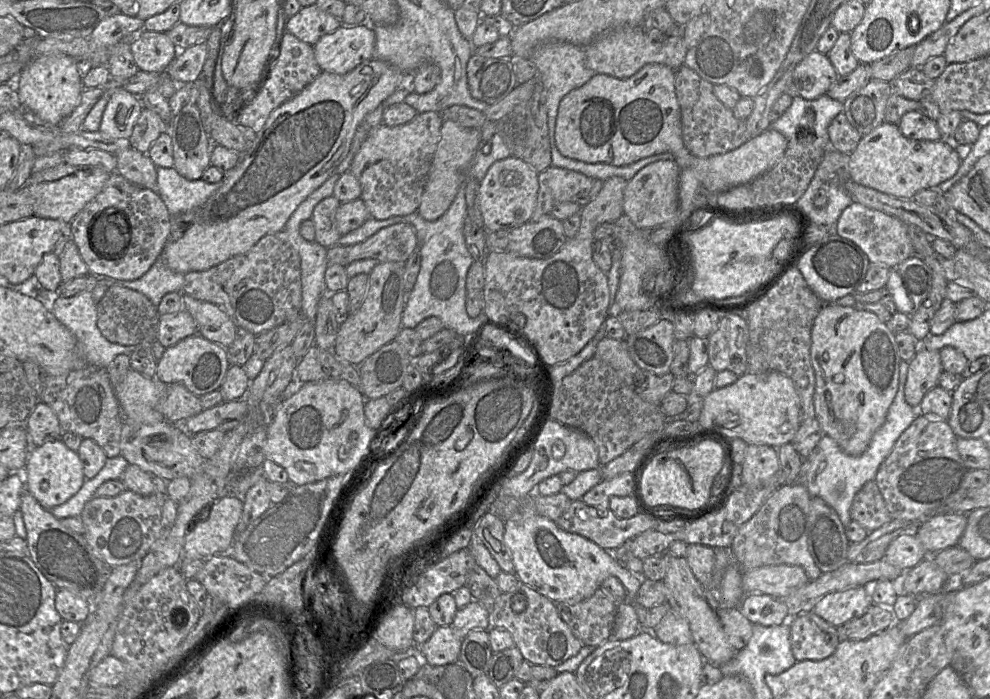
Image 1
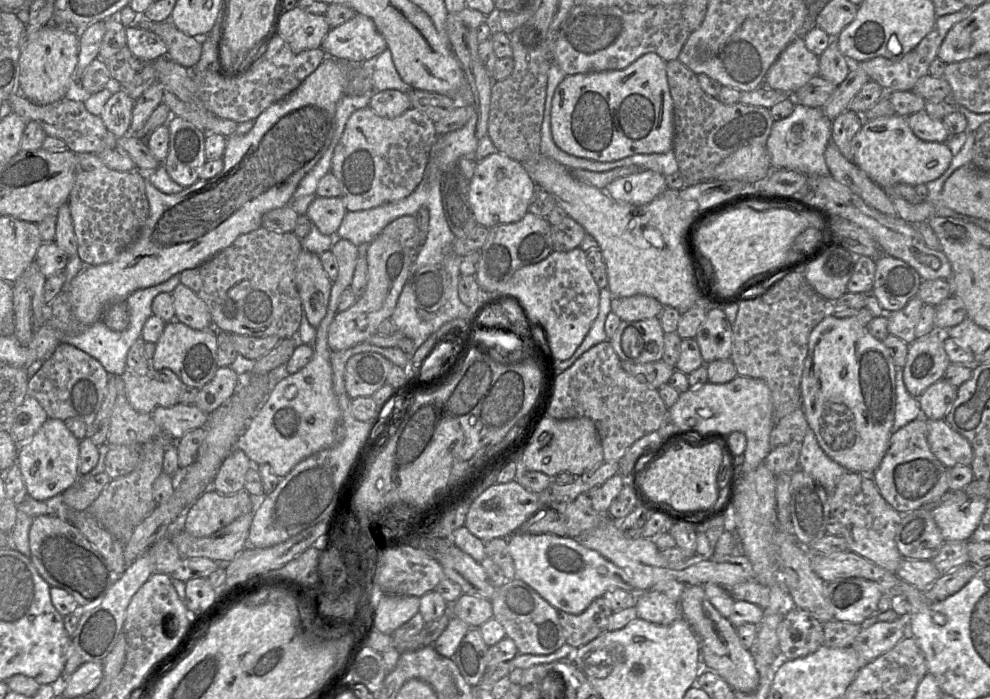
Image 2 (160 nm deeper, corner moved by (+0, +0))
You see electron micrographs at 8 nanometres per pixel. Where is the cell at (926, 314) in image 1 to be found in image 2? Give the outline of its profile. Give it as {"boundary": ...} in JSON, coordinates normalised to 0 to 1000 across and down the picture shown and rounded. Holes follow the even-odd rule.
{"boundary":[[[924,423],[911,442],[895,446],[893,451],[896,451],[898,478],[906,481],[916,492],[921,491],[925,485],[924,468],[932,436]]]}

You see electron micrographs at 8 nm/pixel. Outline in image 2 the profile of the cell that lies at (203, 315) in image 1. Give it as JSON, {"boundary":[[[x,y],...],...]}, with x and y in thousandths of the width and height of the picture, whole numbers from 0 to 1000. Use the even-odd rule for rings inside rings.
{"boundary":[[[181,405],[173,418],[177,442],[177,458],[197,471],[216,469],[208,435],[187,408]]]}

